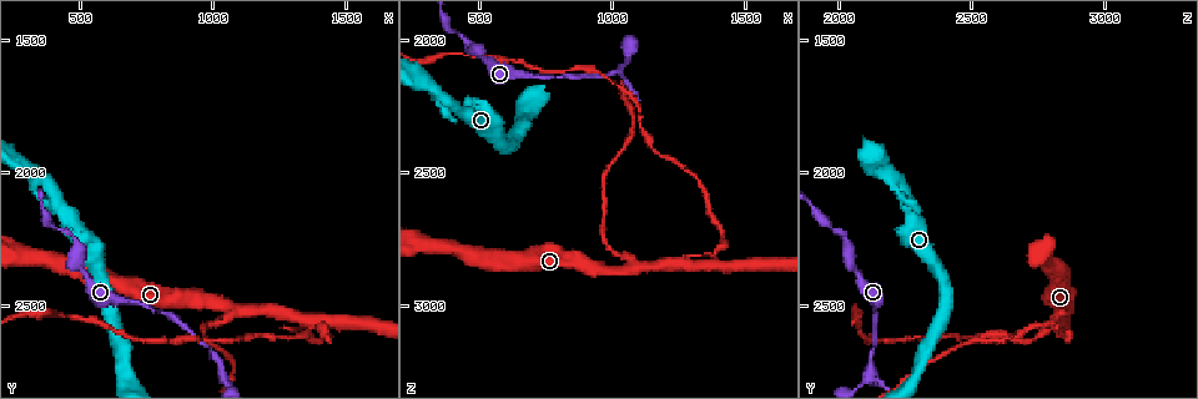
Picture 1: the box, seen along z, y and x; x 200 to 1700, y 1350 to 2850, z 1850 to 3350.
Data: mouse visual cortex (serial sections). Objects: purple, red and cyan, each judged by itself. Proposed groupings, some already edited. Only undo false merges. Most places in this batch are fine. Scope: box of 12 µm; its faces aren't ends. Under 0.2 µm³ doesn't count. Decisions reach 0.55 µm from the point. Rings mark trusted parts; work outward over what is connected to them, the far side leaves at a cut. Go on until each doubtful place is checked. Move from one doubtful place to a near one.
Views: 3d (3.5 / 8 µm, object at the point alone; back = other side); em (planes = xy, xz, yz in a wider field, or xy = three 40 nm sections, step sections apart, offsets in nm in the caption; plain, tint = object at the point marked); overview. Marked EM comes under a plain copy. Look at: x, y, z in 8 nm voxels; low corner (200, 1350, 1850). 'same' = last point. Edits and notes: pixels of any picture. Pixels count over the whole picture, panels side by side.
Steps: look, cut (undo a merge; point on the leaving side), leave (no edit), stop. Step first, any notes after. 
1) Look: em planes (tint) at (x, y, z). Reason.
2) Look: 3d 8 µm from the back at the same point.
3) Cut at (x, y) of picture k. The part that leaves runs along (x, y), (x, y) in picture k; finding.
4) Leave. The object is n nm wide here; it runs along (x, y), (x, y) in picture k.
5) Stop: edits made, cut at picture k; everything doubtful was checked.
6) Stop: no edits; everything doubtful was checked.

Look: 3d 3.5 µm at (1030, 2730, 2130). Three arms meet.

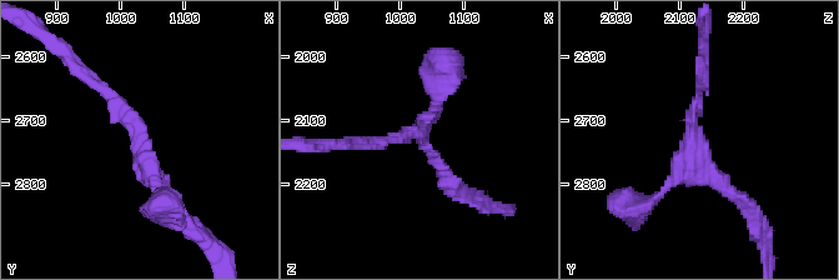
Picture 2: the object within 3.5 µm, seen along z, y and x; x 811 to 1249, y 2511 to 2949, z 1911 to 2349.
Look: em xy step 1 (tint) at (1030, 2735, 2115). 3 arms meet here; the arms are 150, 150, 200 nm wide; shape alone is not enough.

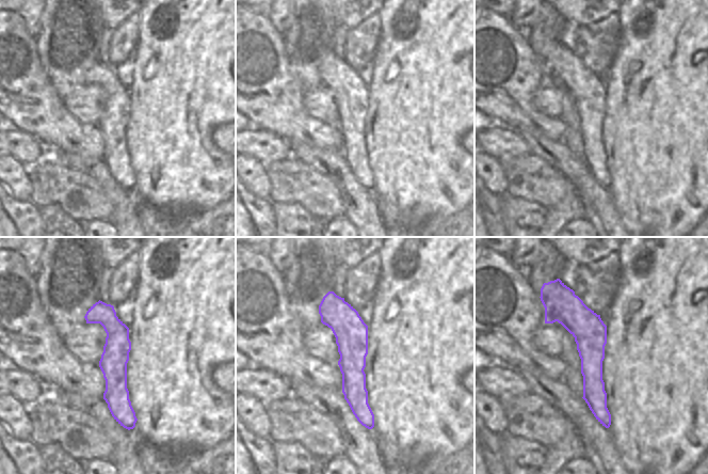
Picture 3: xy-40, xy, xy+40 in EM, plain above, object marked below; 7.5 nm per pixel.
Leave. The object is 240 nm wide here; it runs along (94, 84), (140, 126), (162, 203) in picture 2; all the same cell.

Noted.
Look: 3d 3.5 µm at (1080, 2520, 2860). Sharp bend.

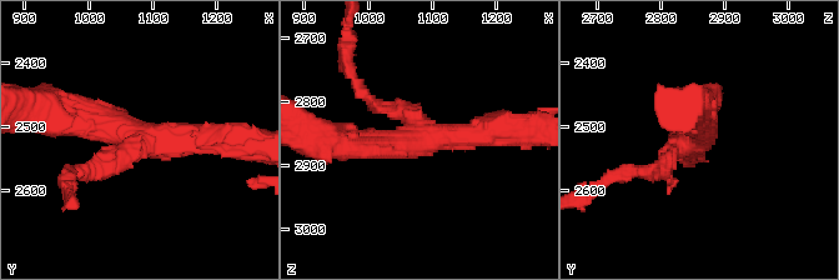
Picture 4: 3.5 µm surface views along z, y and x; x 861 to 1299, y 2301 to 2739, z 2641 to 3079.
Look: em xy step 3 (tint) at (1080, 2515, 2855). 3 arms meet here; the arms are 200, 350, 350 nm wide; now the EM.

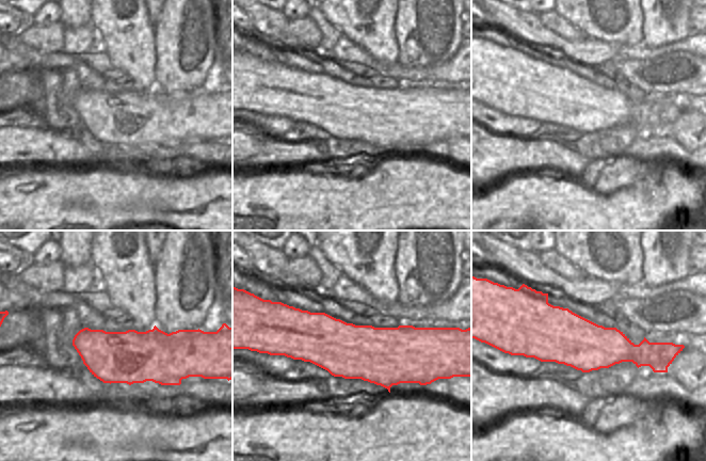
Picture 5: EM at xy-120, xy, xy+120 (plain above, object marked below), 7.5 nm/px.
Leave. One cell here.

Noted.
Look: 3d 3.5 µm at (1370, 2550, 2840). Arms part here.

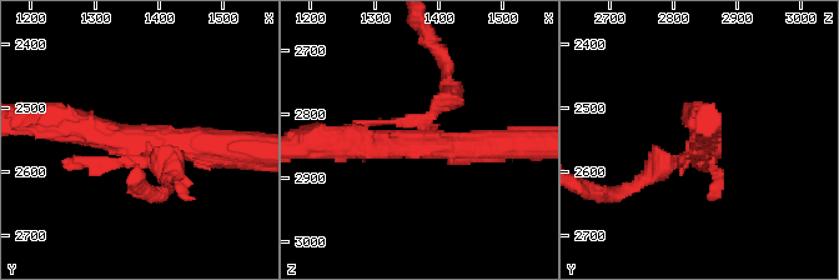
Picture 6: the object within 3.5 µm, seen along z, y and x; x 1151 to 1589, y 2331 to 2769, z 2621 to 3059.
Cut at (93, 165) of picture 6. The part that leaves runs along (145, 156), (169, 188), (141, 188) in picture 6; a second cell is stuck on.

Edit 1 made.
Stop: edits made, cut at picture 6; everything doubtful was checked.

